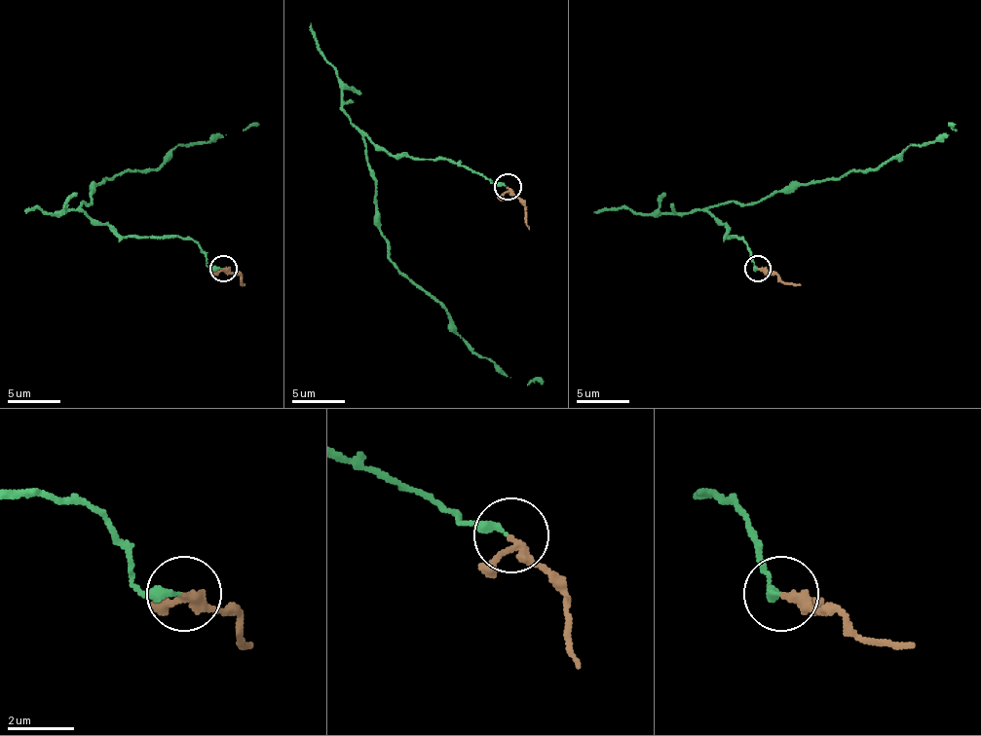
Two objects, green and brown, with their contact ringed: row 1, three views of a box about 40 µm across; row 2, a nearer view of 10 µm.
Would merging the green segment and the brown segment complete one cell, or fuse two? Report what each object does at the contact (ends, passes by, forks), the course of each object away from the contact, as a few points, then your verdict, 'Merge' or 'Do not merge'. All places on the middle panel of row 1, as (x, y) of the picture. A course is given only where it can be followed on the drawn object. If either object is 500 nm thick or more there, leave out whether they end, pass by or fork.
At the ring green ends. At the ring brown passes by. Course of green: (506, 186), (447, 160), (387, 155), (365, 138), (387, 257), (439, 305), (479, 355), (527, 385), (543, 379). Course of brown: (509, 186), (521, 202), (529, 229). Merge

